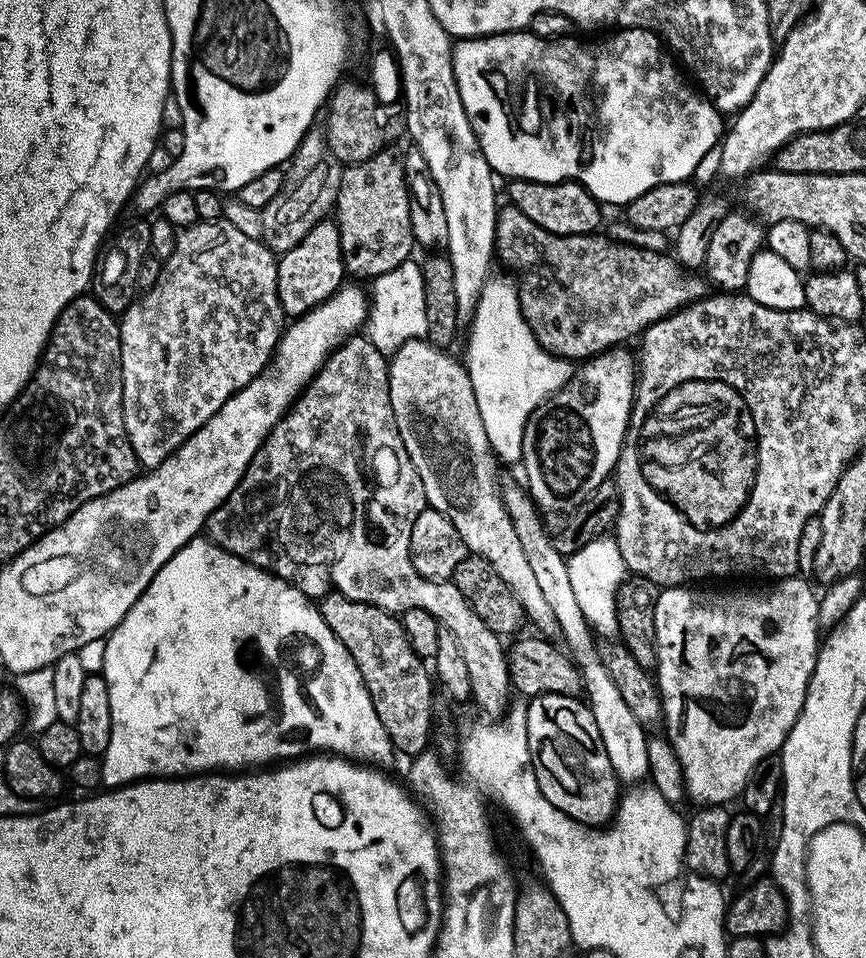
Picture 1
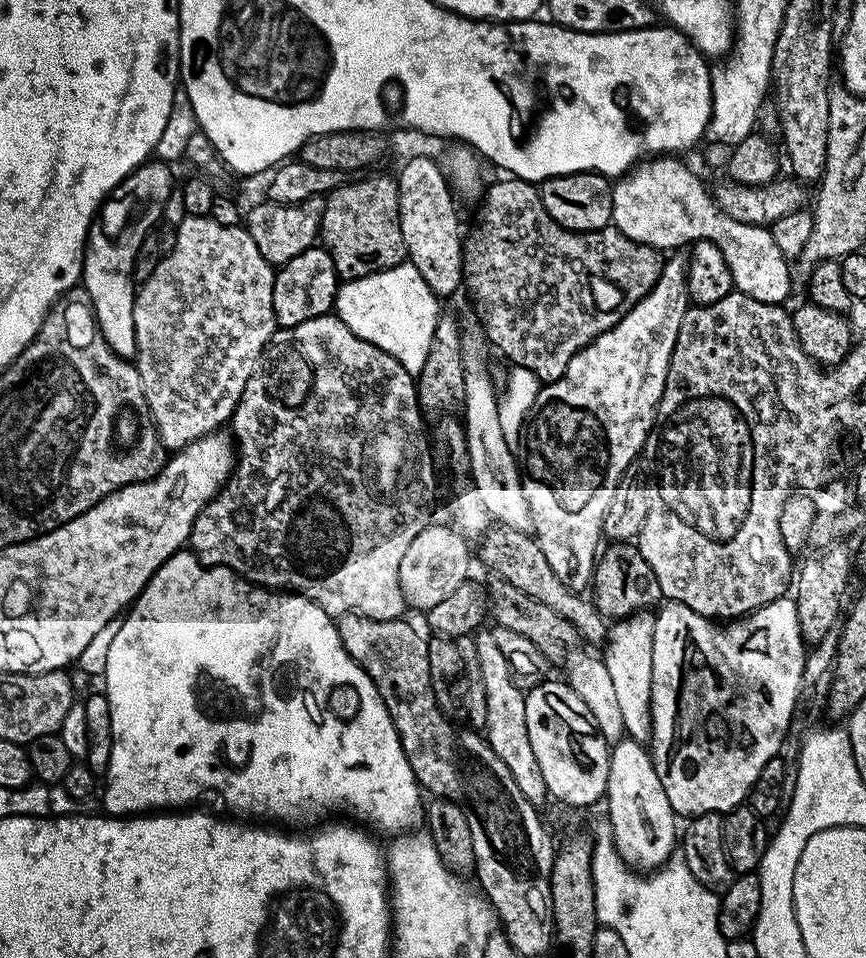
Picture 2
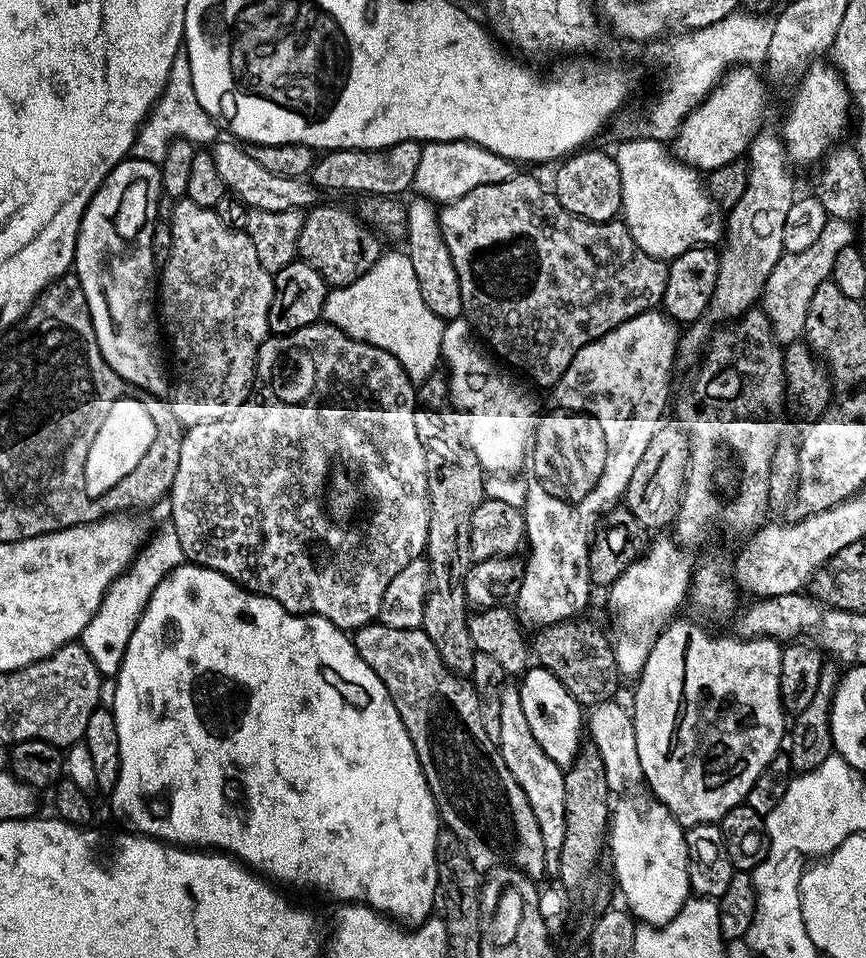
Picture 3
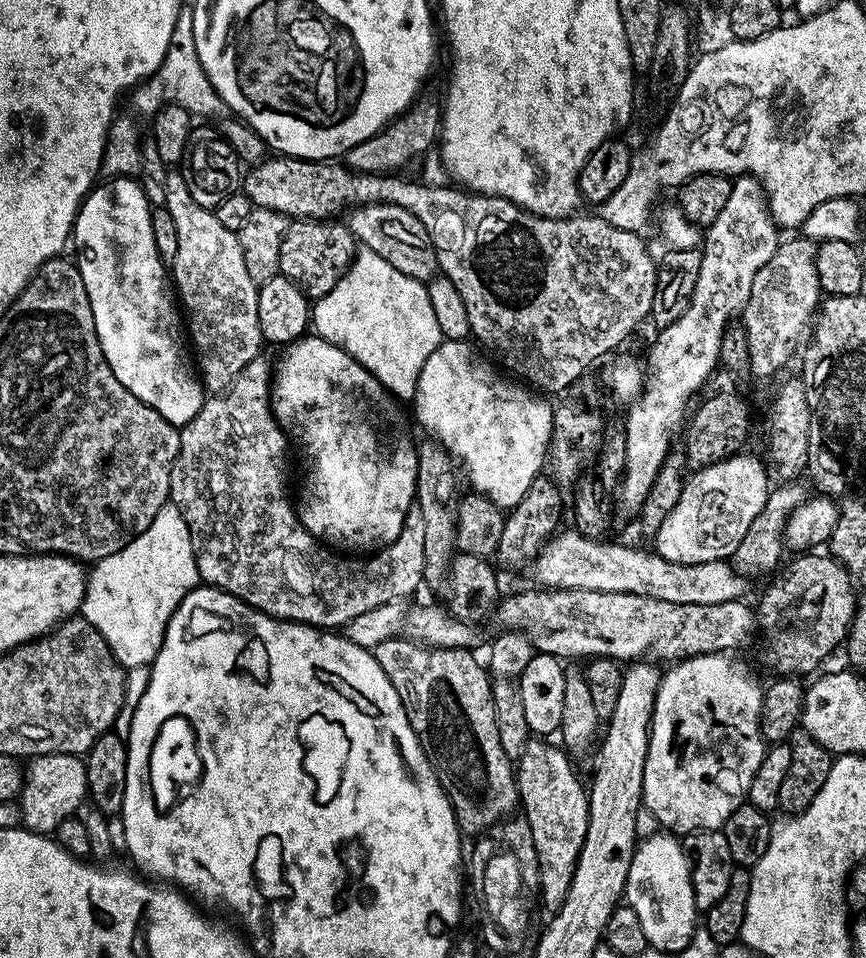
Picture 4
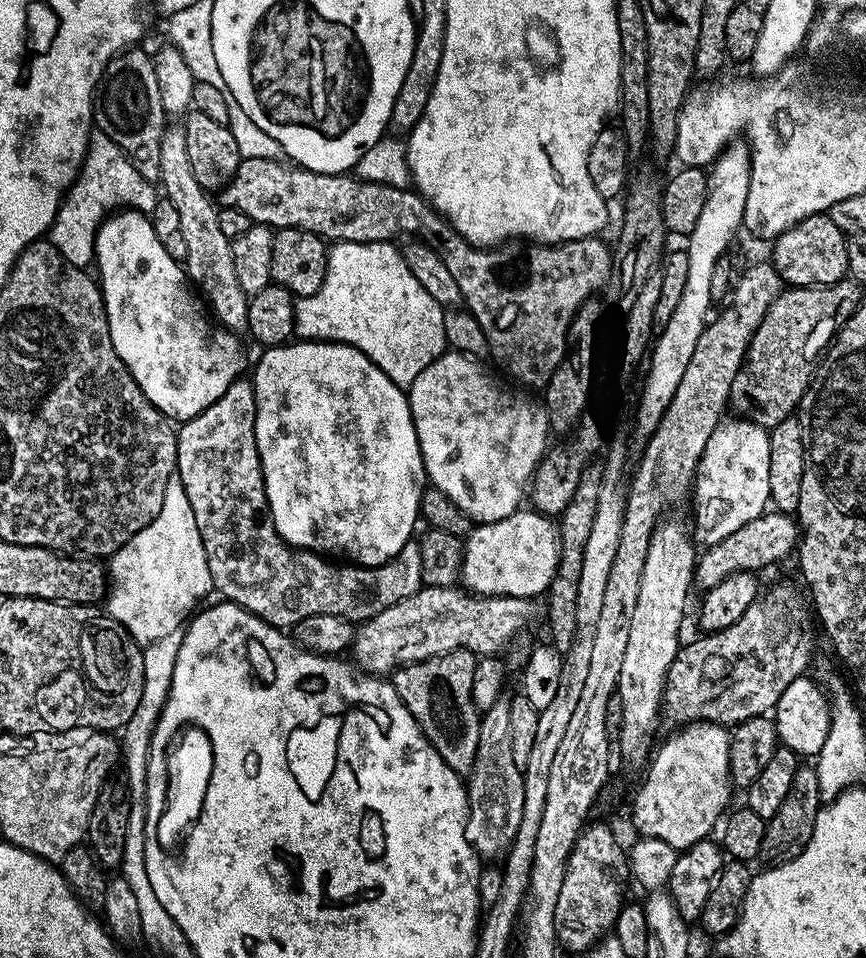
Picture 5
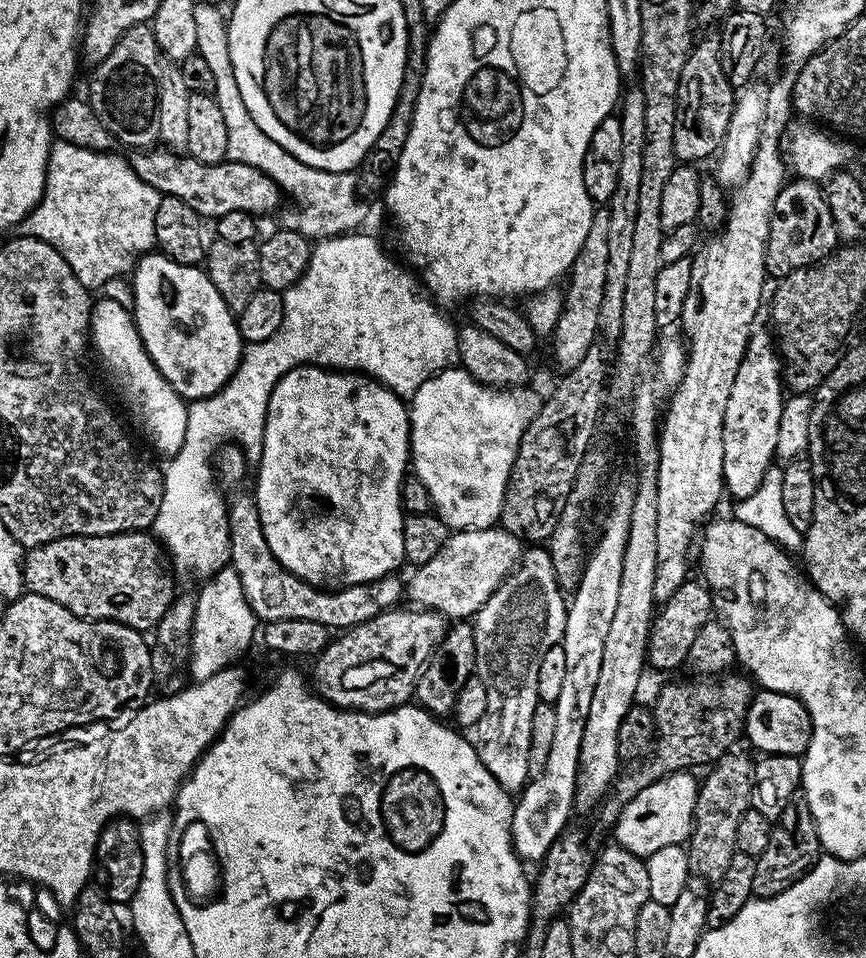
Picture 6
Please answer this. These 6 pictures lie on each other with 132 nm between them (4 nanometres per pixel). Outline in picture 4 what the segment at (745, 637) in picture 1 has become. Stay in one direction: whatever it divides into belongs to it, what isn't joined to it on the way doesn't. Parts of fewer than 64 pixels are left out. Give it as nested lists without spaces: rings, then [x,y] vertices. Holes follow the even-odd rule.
[[[715,652],[709,656],[690,656],[687,660],[673,663],[669,672],[665,671],[660,677],[656,705],[652,711],[652,725],[648,731],[648,753],[646,754],[646,766],[644,767],[644,794],[643,807],[654,819],[660,823],[661,829],[672,834],[691,834],[701,830],[723,829],[726,818],[734,814],[739,804],[745,803],[750,782],[754,782],[754,774],[762,762],[766,751],[766,741],[760,733],[760,711],[764,701],[764,688],[754,677],[748,673],[748,668],[740,660],[735,660],[735,655]]]

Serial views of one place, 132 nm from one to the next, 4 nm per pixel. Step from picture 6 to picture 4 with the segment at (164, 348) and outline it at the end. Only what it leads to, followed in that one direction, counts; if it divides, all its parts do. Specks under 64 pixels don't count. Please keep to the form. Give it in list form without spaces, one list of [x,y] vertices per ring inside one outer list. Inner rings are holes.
[[[118,176],[103,182],[97,183],[84,197],[74,225],[74,263],[82,274],[86,298],[90,298],[90,310],[94,310],[94,330],[98,334],[102,354],[110,370],[114,370],[114,378],[118,378],[118,382],[122,382],[122,386],[126,386],[134,398],[146,402],[146,406],[162,414],[166,422],[183,426],[192,421],[204,405],[206,389],[190,363],[182,339],[182,312],[170,295],[170,276],[155,248],[154,233],[151,230],[153,209],[149,207],[139,179]]]

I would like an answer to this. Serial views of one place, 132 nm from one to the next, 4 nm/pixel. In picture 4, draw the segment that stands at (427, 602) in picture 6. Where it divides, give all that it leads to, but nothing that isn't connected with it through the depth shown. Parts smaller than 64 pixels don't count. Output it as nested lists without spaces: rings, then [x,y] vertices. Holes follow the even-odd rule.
[[[575,530],[561,531],[541,548],[530,565],[530,572],[536,575],[537,585],[545,589],[581,588],[582,590],[598,590],[599,592],[629,592],[642,594],[650,598],[658,598],[662,602],[675,604],[693,604],[694,606],[710,606],[713,602],[730,602],[741,599],[745,594],[745,577],[741,576],[728,560],[711,560],[701,564],[679,564],[656,555],[655,551],[643,552],[640,548],[627,548],[624,544],[604,544],[603,539],[591,540]]]

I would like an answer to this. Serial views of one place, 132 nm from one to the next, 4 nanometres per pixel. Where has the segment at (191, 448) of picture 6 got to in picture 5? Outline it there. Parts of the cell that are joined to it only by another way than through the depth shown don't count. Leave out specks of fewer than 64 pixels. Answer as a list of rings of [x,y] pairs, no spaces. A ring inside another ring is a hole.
[[[341,240],[333,243],[328,249],[328,269],[322,286],[318,286],[318,290],[314,294],[301,296],[296,300],[295,335],[300,340],[326,340],[334,344],[354,346],[358,350],[362,350],[362,354],[366,354],[366,358],[370,358],[370,362],[374,362],[374,366],[378,366],[378,370],[382,370],[382,374],[386,374],[386,378],[390,378],[390,382],[394,382],[398,387],[407,390],[412,387],[414,378],[418,378],[418,374],[422,374],[422,370],[426,370],[426,366],[434,363],[446,351],[444,342],[445,309],[441,308],[438,302],[434,302],[434,298],[430,298],[430,294],[426,294],[426,290],[422,290],[418,278],[414,278],[414,274],[410,274],[410,266],[406,266],[403,251],[396,247],[397,245],[392,242],[366,242],[363,244],[362,242]],[[174,474],[170,482],[166,482],[166,495],[162,498],[158,518],[134,534],[130,542],[123,544],[111,556],[106,572],[110,577],[106,611],[141,646],[181,631],[193,615],[197,607],[195,604],[207,592],[213,591],[206,550],[194,522],[194,510],[190,510],[190,498],[186,498],[186,490],[179,476]]]

